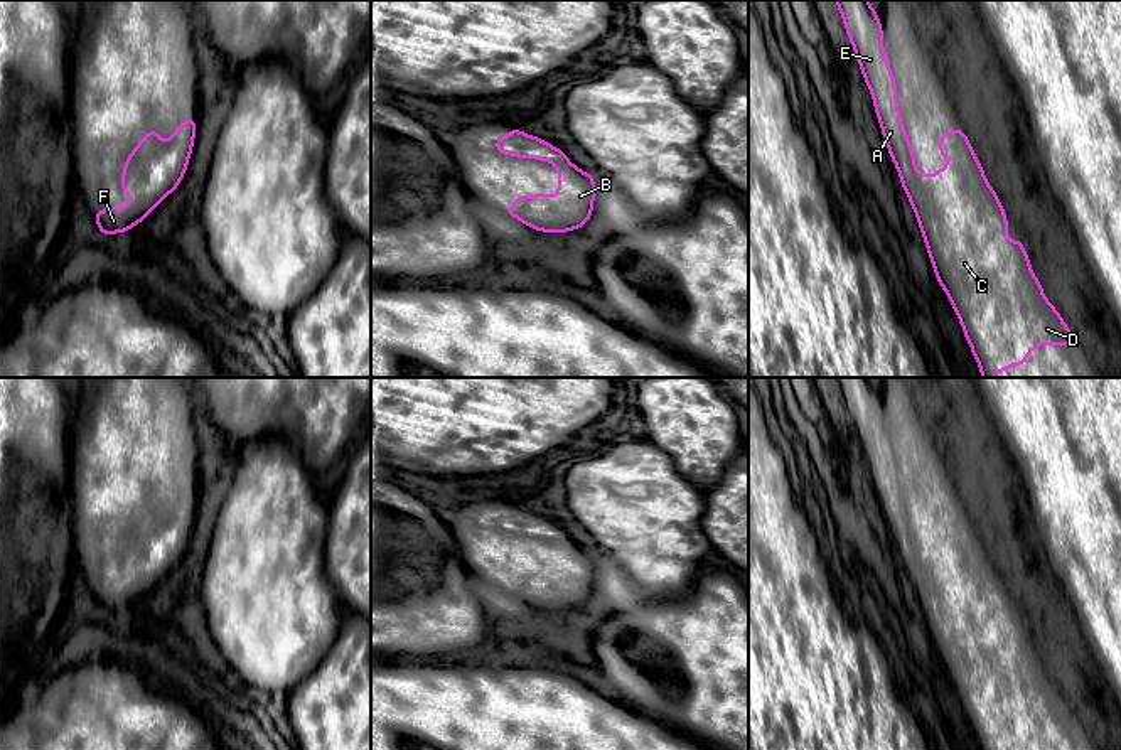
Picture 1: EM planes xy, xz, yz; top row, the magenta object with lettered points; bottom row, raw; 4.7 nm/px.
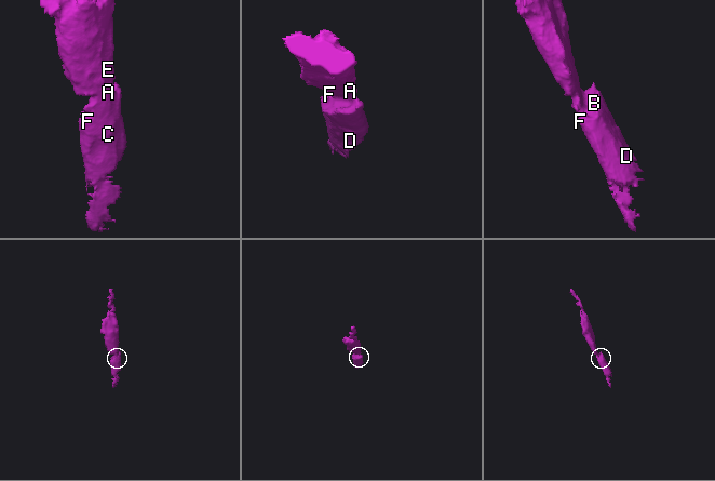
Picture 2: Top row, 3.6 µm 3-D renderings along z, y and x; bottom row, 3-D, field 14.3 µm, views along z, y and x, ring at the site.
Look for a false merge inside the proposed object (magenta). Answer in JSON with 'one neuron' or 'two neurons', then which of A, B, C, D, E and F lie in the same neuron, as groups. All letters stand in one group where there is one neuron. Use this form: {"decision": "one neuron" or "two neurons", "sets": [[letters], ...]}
{"decision": "one neuron", "sets": [["A", "B", "C", "D", "E", "F"]]}

